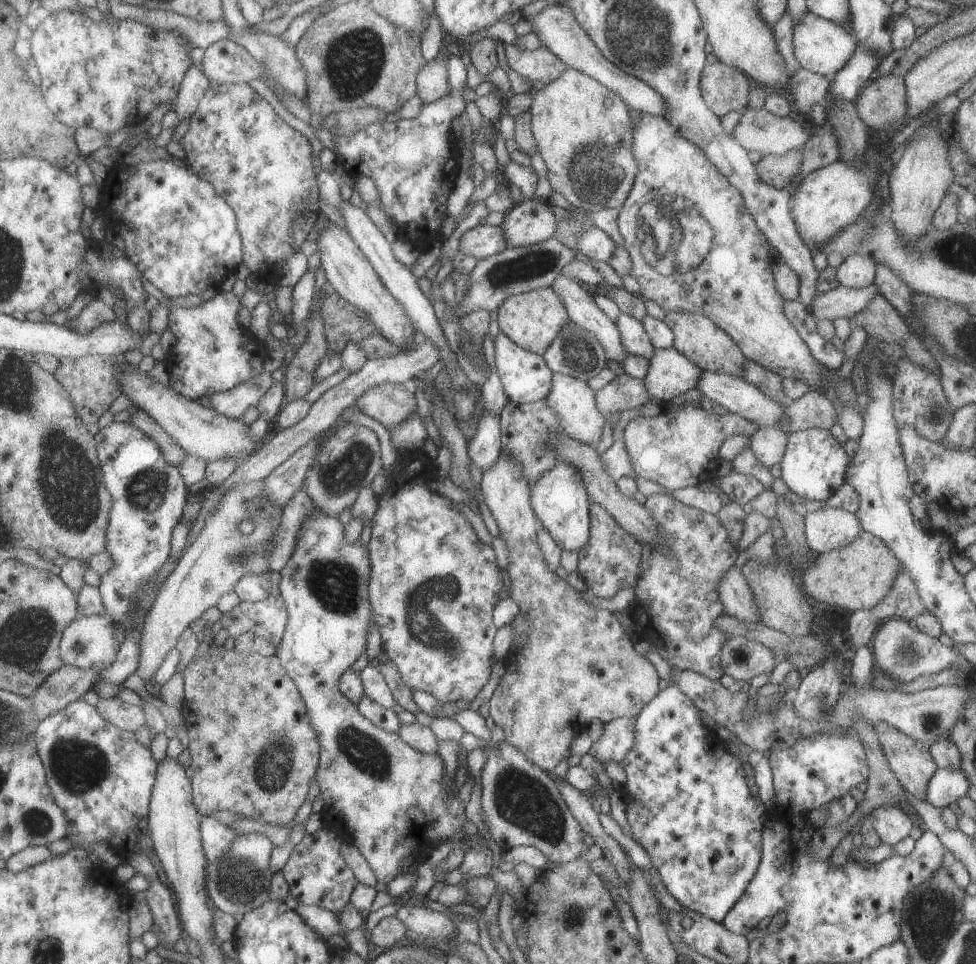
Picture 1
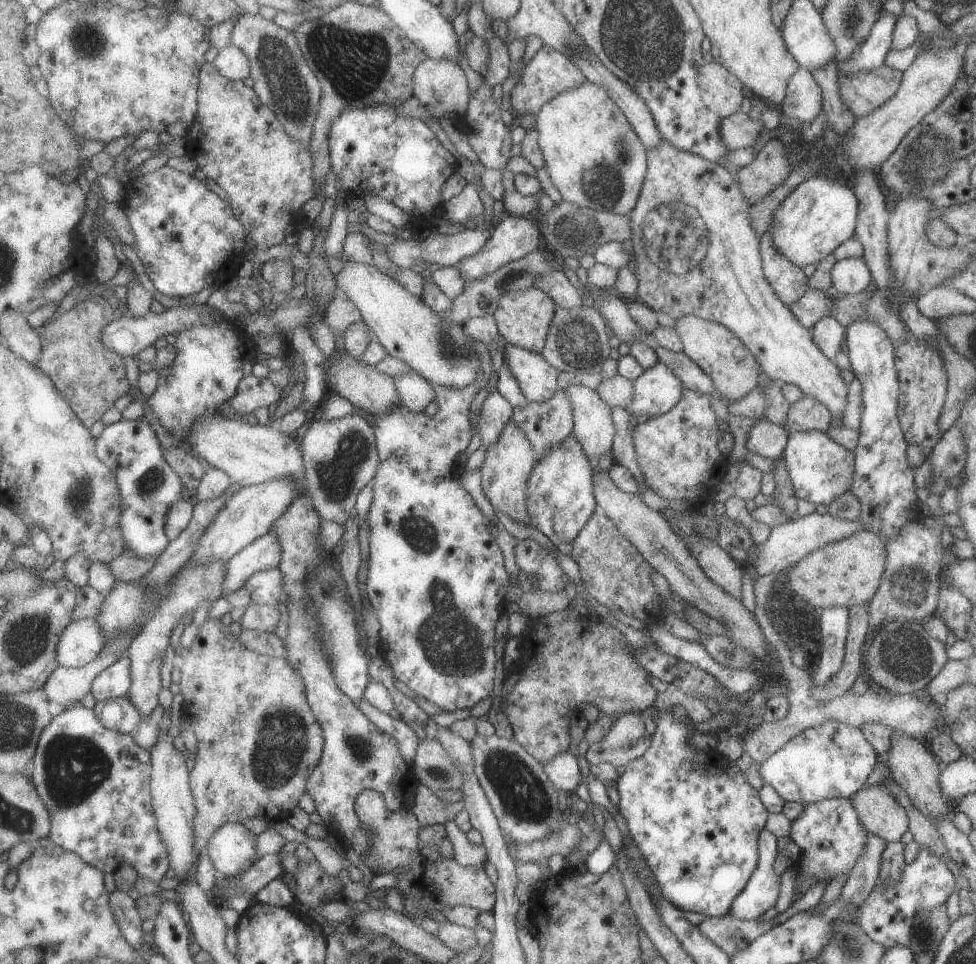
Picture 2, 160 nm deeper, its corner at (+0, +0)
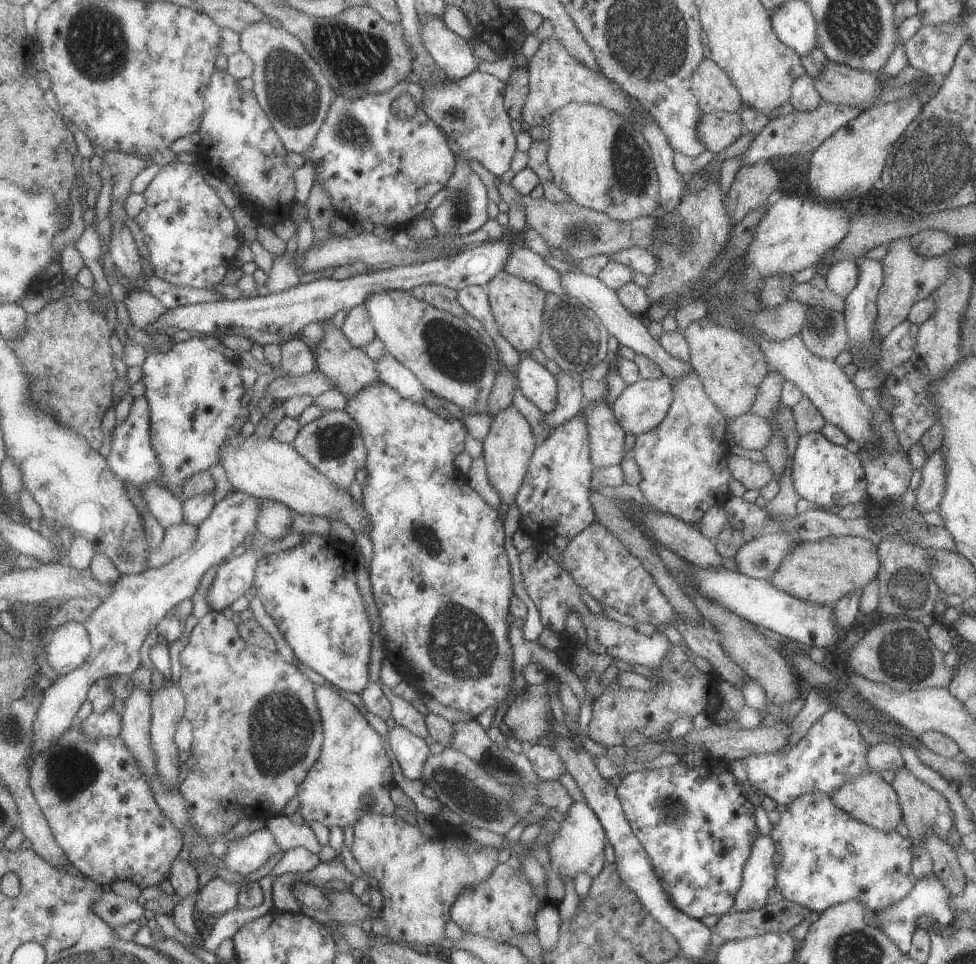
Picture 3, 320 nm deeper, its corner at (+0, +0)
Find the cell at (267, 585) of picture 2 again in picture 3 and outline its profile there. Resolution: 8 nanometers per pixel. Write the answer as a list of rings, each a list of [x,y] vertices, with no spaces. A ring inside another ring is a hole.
[[[307,533],[298,546],[259,558],[252,586],[265,612],[273,619],[279,633],[293,651],[294,659],[321,675],[326,683],[337,686],[339,690],[359,694],[369,682],[371,624],[355,585],[355,553],[351,546],[337,541],[330,534],[321,536]]]

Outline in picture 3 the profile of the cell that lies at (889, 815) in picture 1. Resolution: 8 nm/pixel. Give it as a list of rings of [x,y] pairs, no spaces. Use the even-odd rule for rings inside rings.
[[[870,771],[861,772],[855,778],[849,778],[847,782],[843,782],[843,786],[839,786],[837,790],[833,790],[828,795],[832,802],[843,813],[849,814],[851,818],[858,822],[863,822],[871,828],[875,828],[881,832],[893,832],[901,819],[901,806],[899,806],[897,794],[879,773]]]

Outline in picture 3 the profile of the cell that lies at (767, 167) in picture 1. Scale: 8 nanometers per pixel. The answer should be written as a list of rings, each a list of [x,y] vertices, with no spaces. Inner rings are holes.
[[[769,161],[741,167],[725,193],[727,214],[739,223],[747,212],[759,208],[777,190],[779,178]]]

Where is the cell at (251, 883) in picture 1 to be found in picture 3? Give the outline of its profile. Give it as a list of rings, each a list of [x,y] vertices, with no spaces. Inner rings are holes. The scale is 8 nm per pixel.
[[[278,815],[265,820],[265,823],[275,844],[284,852],[296,847],[305,848],[314,854],[318,854],[321,850],[319,842],[307,822],[297,824],[291,822],[287,816]]]

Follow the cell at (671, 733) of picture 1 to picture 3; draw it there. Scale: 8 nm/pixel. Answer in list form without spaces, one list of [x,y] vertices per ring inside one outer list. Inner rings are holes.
[[[712,760],[713,768],[689,768],[681,762],[677,762],[671,766],[665,768],[654,768],[653,770],[646,770],[642,767],[637,772],[631,772],[631,774],[621,775],[621,782],[617,786],[615,792],[624,816],[631,828],[632,834],[637,838],[637,841],[643,846],[645,853],[650,859],[650,864],[655,877],[659,880],[659,885],[663,888],[663,893],[667,894],[668,900],[675,906],[676,910],[681,910],[683,914],[690,918],[700,920],[704,916],[722,916],[725,915],[728,910],[734,906],[734,898],[739,886],[742,884],[742,870],[749,854],[751,854],[751,846],[755,838],[757,838],[758,830],[755,826],[754,810],[752,804],[747,800],[745,794],[742,794],[738,783],[730,773],[730,770],[725,770],[725,764],[723,762],[717,762]]]

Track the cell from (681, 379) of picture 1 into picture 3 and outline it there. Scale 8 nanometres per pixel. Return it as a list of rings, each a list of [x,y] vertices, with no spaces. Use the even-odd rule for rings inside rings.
[[[664,375],[655,380],[640,379],[625,386],[611,410],[624,433],[635,437],[665,418],[672,398],[671,382]]]

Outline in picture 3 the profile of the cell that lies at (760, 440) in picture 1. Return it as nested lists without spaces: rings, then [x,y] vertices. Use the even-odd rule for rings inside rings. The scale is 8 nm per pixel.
[[[751,413],[727,420],[726,428],[736,445],[745,450],[762,451],[771,438],[769,419]]]

